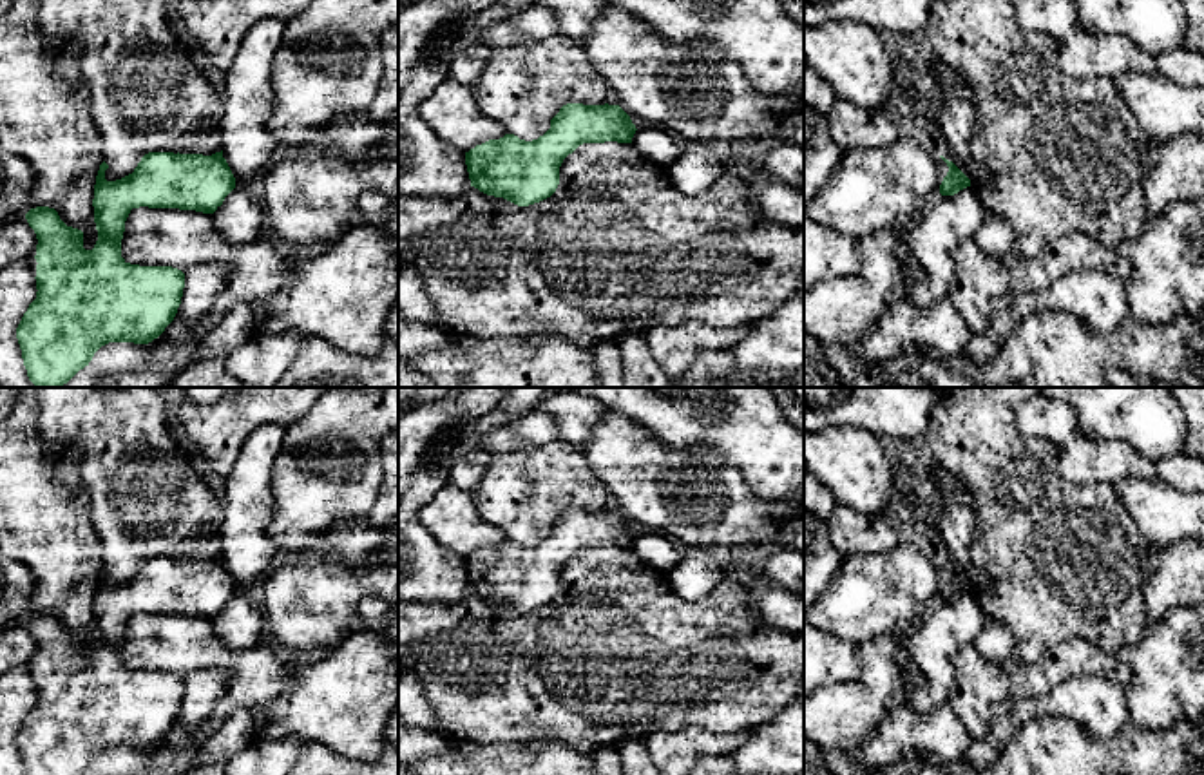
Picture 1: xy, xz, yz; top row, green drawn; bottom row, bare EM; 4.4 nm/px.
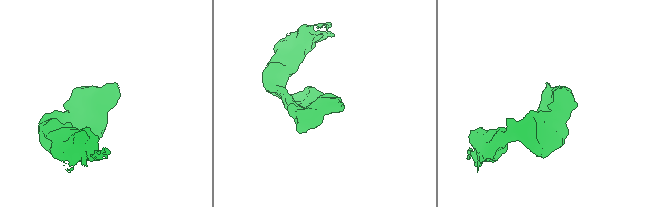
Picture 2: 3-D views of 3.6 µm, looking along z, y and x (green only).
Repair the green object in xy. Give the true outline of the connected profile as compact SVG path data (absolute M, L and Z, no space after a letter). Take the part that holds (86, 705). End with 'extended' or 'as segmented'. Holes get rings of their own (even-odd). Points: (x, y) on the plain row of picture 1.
M223 556L212 561L148 558L132 579L116 587L105 585L107 574L103 567L94 590L98 646L92 655L83 654L83 637L67 632L54 614L36 612L25 619L38 645L25 666L38 697L16 733L25 775L83 775L109 748L148 750L158 744L177 719L185 679L172 672L130 670L121 663L130 616L148 612L214 619L235 594Z; extended

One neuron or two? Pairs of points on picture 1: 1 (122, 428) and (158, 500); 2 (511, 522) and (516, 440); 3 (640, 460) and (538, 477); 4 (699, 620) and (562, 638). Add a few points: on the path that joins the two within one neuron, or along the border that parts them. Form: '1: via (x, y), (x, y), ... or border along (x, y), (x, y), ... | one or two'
1: via (122, 446), (140, 482) | one
2: border along (556, 439), (538, 446), (493, 453) | two
3: border along (582, 449), (591, 471), (607, 486), (614, 502) | two
4: via (665, 638), (596, 638) | one

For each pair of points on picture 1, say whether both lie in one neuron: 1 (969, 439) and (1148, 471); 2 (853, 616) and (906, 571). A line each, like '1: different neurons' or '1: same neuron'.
1: different neurons
2: same neuron

